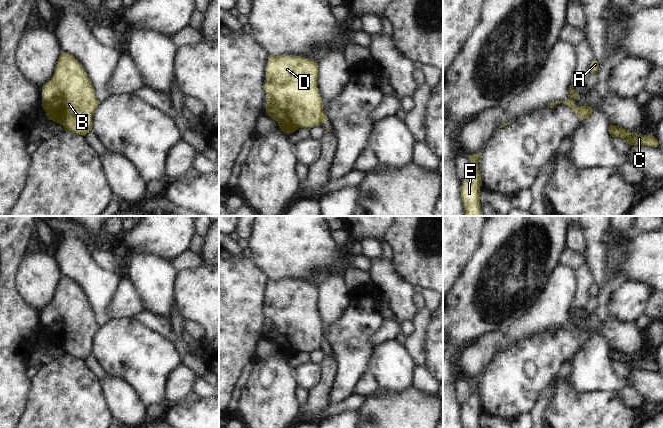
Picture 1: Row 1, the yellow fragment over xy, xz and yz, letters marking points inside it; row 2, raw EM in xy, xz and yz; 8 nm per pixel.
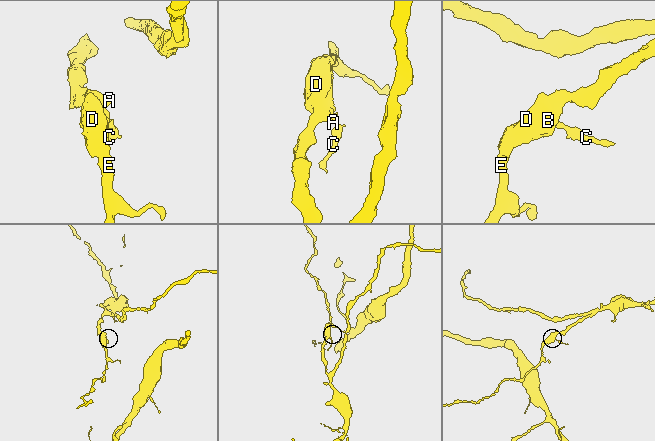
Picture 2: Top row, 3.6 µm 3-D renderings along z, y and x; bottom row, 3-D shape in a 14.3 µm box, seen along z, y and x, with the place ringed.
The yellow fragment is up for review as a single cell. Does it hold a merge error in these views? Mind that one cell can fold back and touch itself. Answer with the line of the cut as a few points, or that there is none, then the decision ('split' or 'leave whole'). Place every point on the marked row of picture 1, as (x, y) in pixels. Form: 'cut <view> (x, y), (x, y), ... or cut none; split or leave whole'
cut xz (322, 109), (320, 124); split

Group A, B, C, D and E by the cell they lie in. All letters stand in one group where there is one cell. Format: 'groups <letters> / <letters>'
groups A B D E / C

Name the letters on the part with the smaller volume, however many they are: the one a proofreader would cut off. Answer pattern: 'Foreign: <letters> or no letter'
Foreign: C

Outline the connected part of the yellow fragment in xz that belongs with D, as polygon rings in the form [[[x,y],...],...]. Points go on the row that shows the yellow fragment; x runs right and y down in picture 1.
[[[283,55],[272,56],[266,67],[266,115],[276,120],[281,131],[292,134],[299,128],[320,126],[324,103],[317,88],[318,63],[311,59]]]

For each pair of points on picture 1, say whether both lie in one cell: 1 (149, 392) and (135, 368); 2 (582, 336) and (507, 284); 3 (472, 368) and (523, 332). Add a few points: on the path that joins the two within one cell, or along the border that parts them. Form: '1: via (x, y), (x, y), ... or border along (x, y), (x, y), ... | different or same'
1: via (149, 386), (149, 382), (141, 374) | same
2: border along (547, 282), (547, 287), (535, 303), (518, 319) | different
3: via (484, 355), (500, 339), (510, 337) | same

